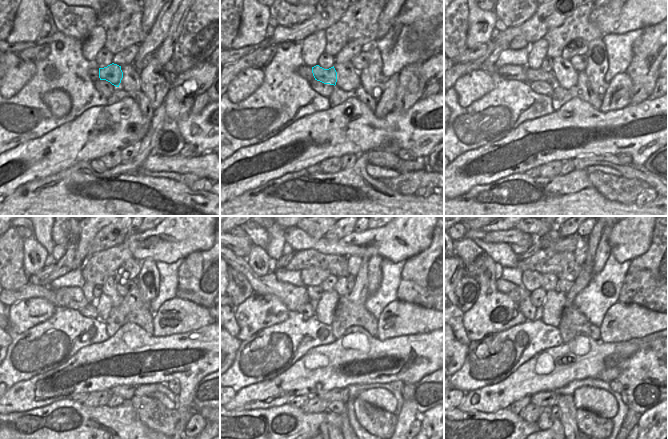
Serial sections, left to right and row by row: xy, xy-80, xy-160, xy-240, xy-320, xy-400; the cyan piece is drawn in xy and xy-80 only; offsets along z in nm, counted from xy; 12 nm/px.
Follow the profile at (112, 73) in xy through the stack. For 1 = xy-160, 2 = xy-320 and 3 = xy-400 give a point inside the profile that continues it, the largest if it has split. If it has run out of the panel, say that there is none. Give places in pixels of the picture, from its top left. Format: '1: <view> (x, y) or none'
1: xy-160 (540, 74)
2: xy-320 (293, 297)
3: xy-400 (517, 294)

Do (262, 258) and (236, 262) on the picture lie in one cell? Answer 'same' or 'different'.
different

